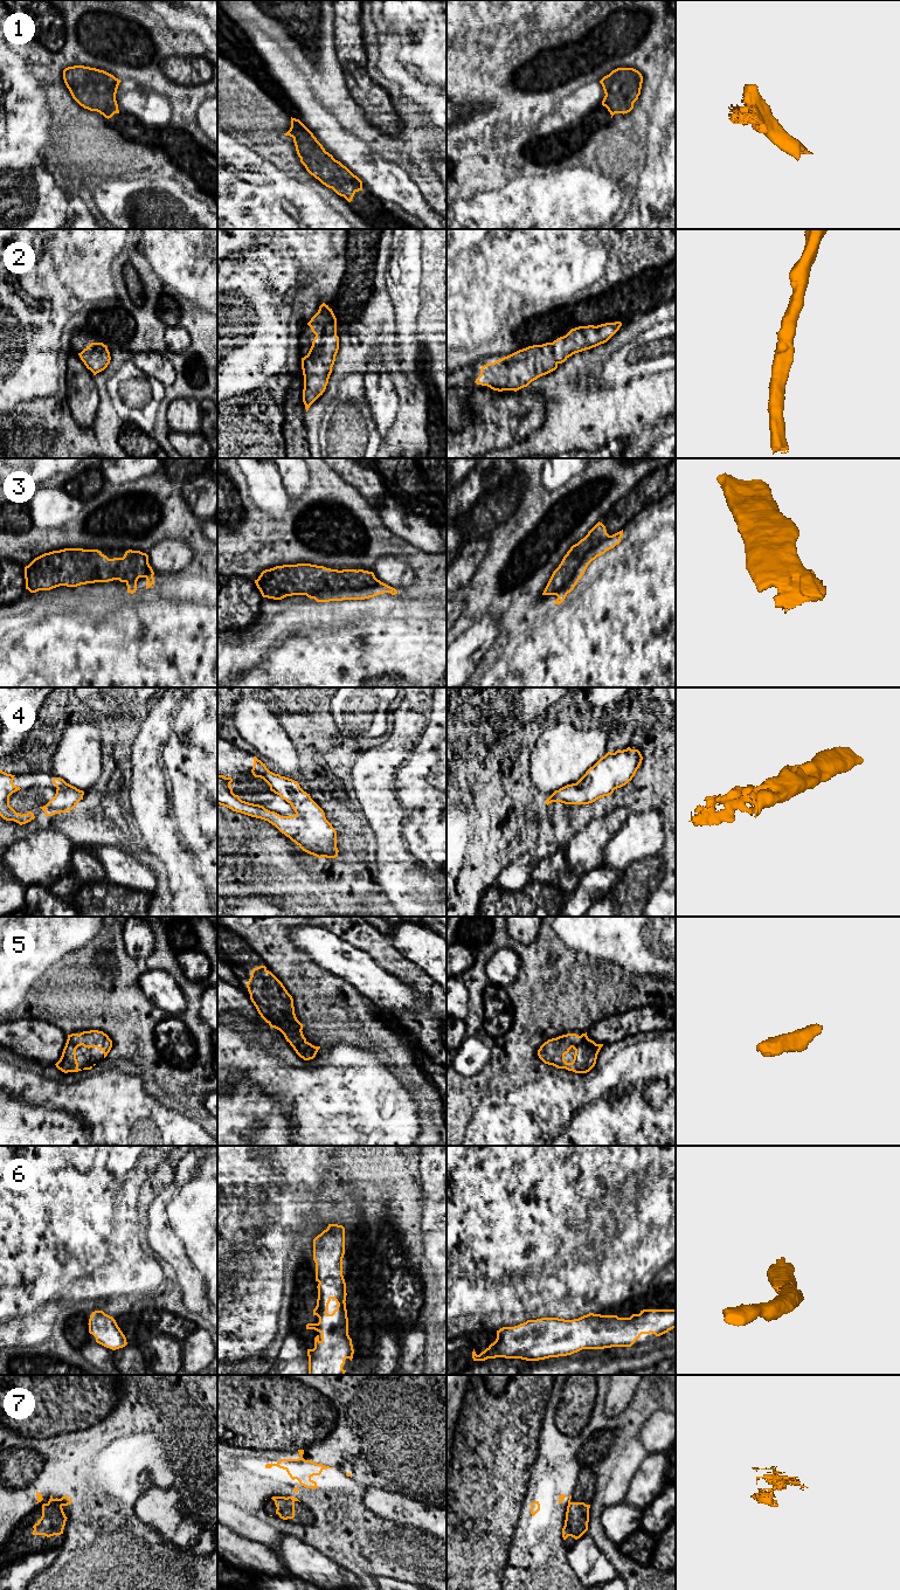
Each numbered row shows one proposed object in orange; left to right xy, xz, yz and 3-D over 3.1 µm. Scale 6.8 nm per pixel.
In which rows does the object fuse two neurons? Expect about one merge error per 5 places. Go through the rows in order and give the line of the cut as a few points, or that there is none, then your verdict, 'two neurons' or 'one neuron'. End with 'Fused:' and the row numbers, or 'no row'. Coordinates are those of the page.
1: no cut; one neuron
2: no cut; one neuron
3: no cut; one neuron
4: no cut; one neuron
5: no cut; one neuron
6: no cut; one neuron
7: cut in xy along (48, 1502), (55, 1502), (61, 1507); two neurons
Fused: 7

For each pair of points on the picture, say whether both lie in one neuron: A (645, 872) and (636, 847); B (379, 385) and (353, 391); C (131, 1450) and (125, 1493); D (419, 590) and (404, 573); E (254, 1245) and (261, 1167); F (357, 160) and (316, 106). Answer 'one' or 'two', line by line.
A: two
B: two
C: one
D: two
E: one
F: two

